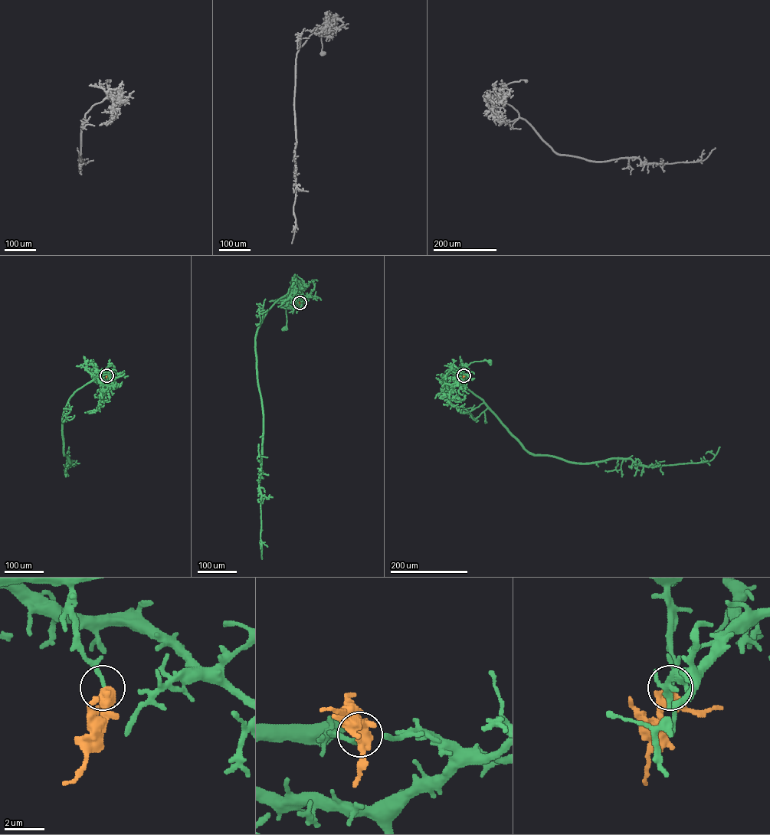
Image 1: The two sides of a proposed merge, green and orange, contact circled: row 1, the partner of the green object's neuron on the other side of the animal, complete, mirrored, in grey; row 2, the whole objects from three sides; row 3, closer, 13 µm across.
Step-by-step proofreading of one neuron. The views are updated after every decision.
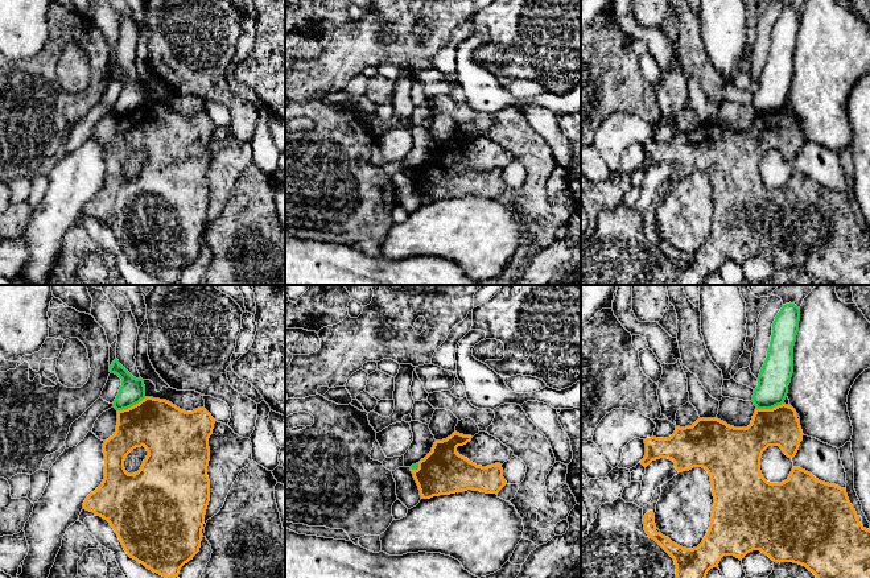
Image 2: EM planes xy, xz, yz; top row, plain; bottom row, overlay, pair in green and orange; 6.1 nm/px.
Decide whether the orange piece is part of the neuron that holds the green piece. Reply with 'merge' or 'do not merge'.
do not merge

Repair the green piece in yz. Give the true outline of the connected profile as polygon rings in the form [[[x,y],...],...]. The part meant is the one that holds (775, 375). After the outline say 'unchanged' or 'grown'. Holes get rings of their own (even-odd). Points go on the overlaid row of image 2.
[[[786,304],[775,317],[767,358],[754,389],[753,402],[758,409],[782,405],[793,373],[793,346],[799,331],[800,309]]]; unchanged

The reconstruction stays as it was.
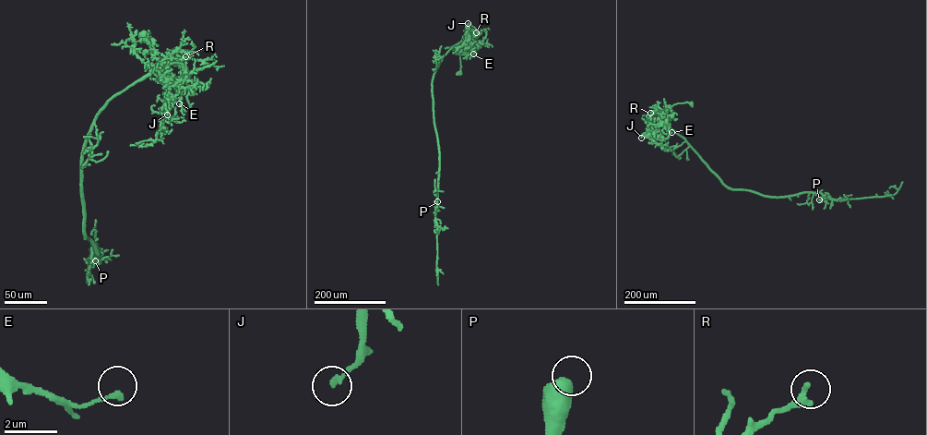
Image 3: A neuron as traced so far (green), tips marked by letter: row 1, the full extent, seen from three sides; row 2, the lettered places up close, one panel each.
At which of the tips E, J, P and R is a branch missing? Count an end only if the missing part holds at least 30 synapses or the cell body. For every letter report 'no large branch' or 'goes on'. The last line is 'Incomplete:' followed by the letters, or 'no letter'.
E: no large branch
J: no large branch
P: no large branch
R: no large branch
Incomplete: no letter

